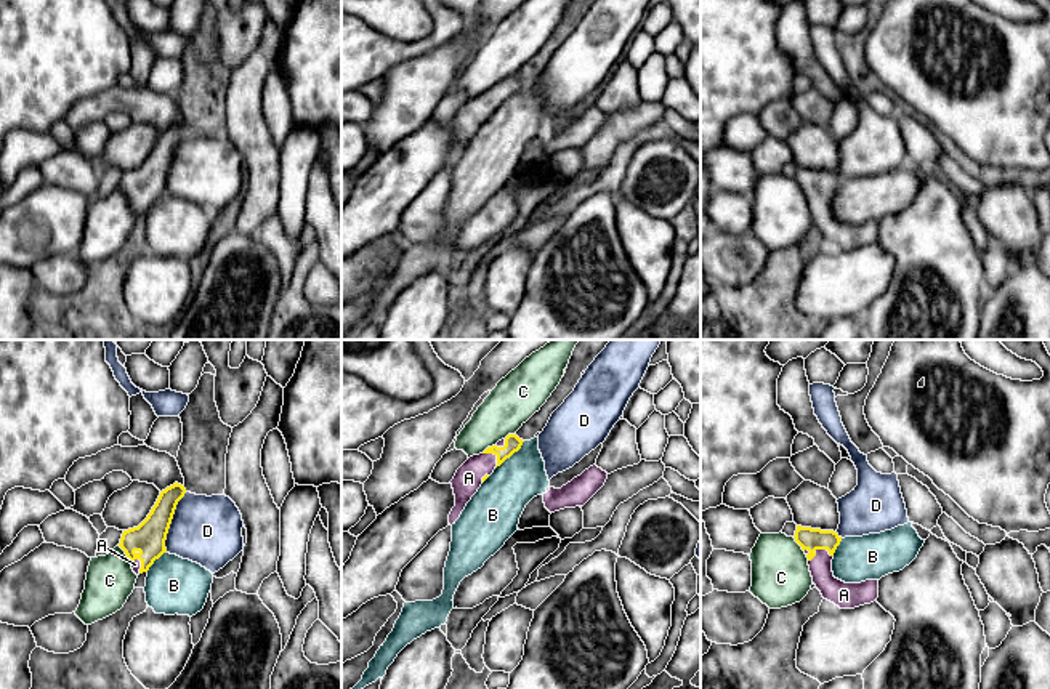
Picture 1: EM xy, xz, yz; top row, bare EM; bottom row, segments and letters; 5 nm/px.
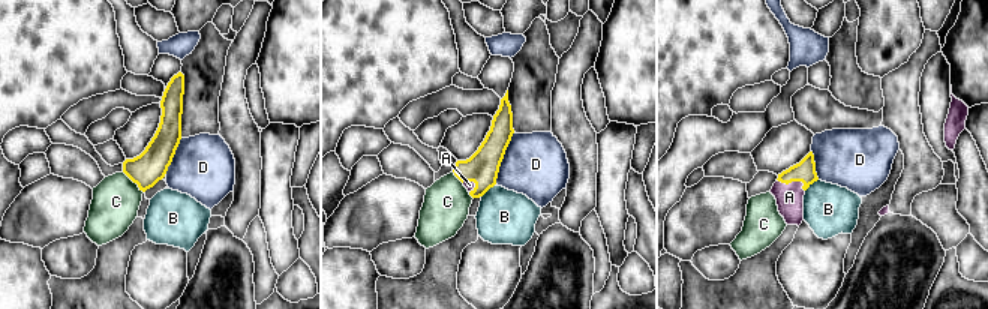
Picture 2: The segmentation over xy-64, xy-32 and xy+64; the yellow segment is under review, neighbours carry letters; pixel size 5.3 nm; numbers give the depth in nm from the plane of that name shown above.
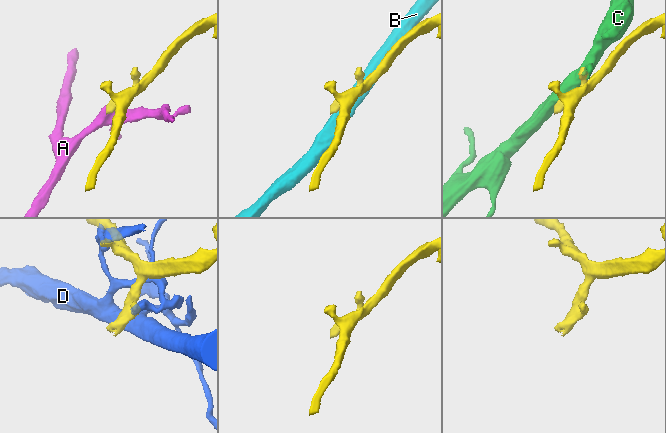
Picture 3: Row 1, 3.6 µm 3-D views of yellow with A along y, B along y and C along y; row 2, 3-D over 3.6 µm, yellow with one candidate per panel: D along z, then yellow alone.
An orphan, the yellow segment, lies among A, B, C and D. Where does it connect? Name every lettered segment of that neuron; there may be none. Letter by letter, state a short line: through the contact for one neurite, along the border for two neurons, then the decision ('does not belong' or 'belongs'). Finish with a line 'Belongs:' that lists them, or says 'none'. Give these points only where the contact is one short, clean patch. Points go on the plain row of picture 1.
A: line yz (808, 180), (818, 189), (823, 220), (834, 231); belongs
B: line xz (524, 82), (496, 109); does not belong
C: does not belong
D: does not belong
Belongs: A

